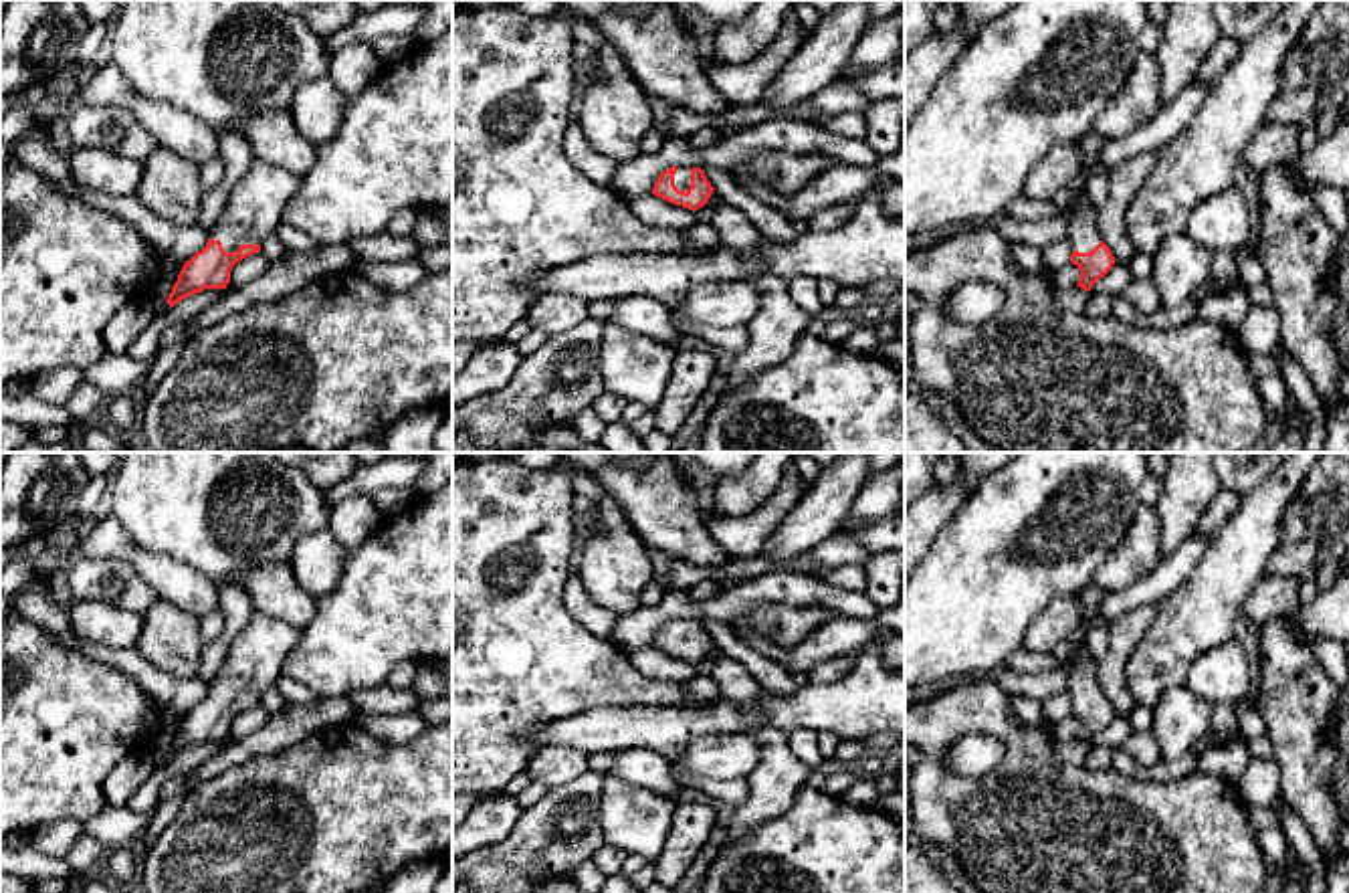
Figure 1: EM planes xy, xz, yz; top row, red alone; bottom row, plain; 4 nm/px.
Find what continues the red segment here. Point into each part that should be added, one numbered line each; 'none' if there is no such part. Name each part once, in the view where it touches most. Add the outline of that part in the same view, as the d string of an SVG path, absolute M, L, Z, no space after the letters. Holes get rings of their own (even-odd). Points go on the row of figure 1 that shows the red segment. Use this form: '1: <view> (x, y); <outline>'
1: xy (255, 207); M254 160L232 188L208 238L220 240L226 253L236 253L240 244L263 244L283 222L283 210L299 184L301 176Z

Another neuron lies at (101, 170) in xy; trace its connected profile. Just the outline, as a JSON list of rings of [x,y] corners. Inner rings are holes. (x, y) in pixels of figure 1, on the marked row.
[[[75,147],[69,168],[81,186],[117,198],[133,196],[143,174],[143,164],[95,147]]]

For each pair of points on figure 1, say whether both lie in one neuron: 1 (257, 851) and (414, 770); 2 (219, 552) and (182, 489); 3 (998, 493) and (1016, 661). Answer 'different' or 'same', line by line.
1: same
2: same
3: different

